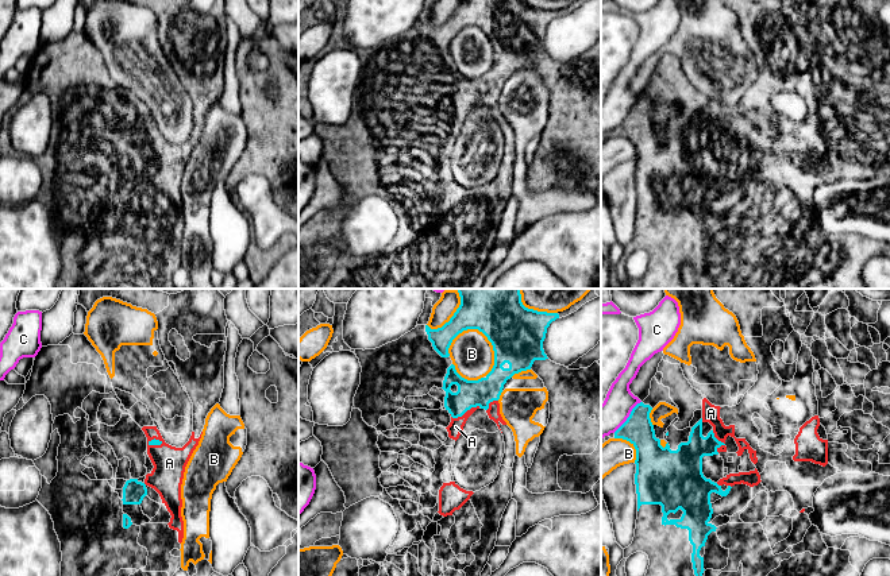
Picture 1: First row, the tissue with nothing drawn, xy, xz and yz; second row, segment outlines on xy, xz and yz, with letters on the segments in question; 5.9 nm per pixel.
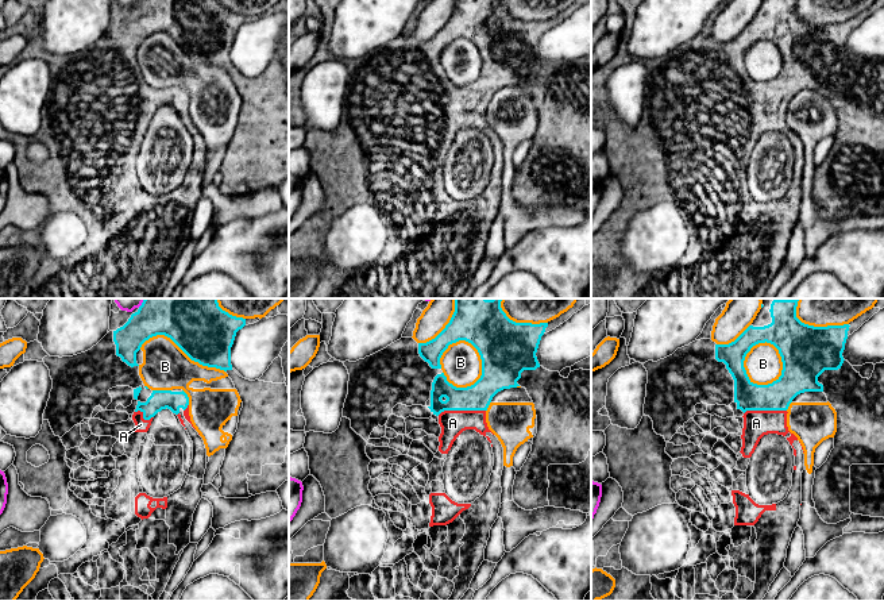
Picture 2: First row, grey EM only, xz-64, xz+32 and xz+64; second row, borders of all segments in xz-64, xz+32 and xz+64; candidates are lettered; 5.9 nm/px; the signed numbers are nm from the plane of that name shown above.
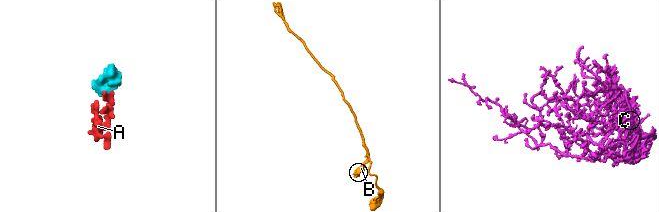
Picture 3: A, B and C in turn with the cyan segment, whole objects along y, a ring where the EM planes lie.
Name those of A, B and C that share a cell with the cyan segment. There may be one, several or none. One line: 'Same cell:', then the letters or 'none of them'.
Same cell: A

